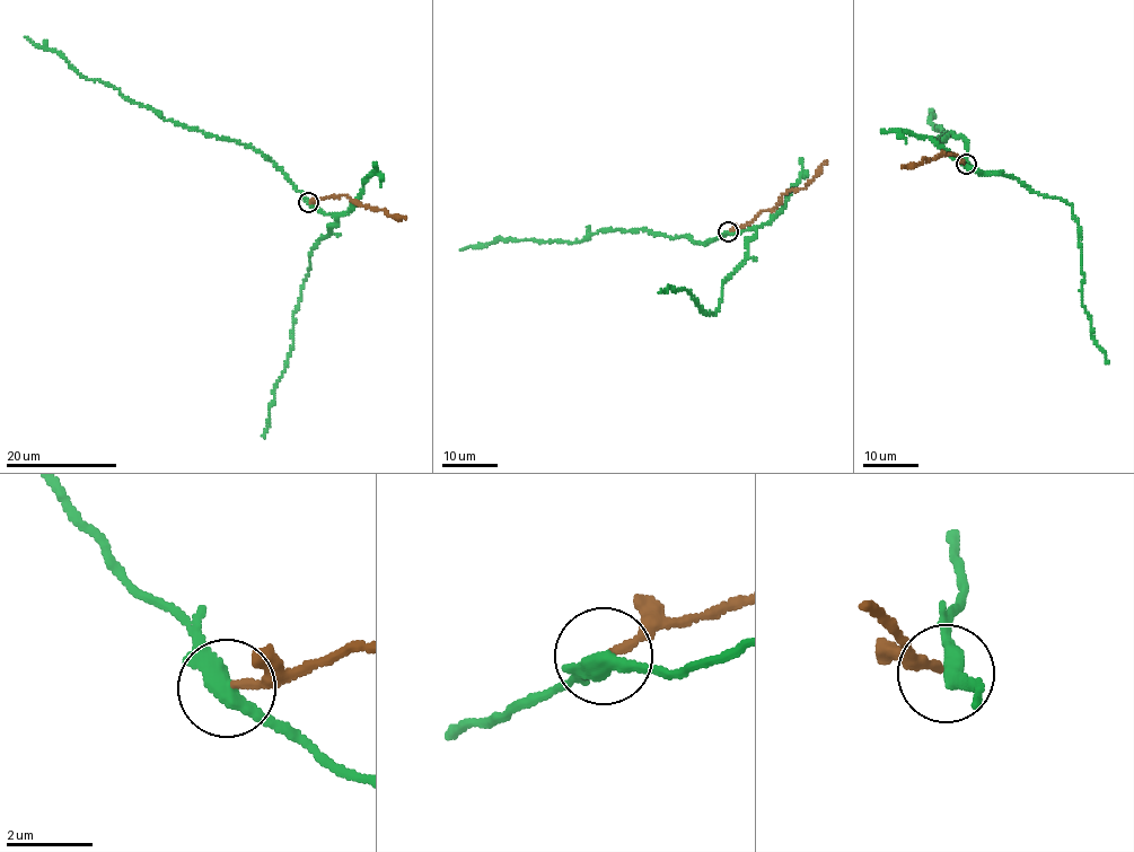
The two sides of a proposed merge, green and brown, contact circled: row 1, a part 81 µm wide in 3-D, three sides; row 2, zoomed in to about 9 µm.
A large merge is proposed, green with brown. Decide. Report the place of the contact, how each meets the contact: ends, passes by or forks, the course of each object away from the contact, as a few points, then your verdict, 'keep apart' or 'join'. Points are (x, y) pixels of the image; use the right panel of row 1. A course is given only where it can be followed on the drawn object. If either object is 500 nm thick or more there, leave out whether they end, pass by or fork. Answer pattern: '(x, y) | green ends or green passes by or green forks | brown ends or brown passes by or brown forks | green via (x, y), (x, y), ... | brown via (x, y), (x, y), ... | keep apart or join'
(966, 164) | green passes by | brown ends | green via (966, 164), (967, 142), (949, 134), (941, 142), (947, 134), (929, 120), (933, 112) | brown via (965, 163), (942, 150), (943, 152), (929, 159), (900, 167) | keep apart

